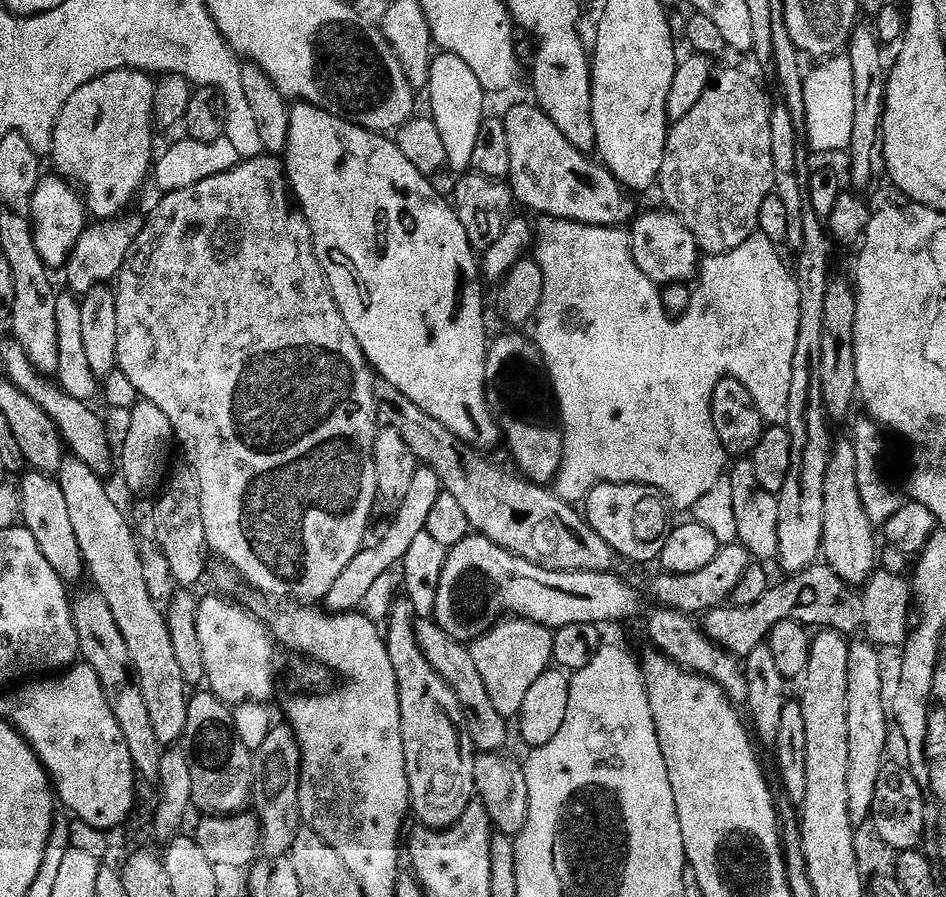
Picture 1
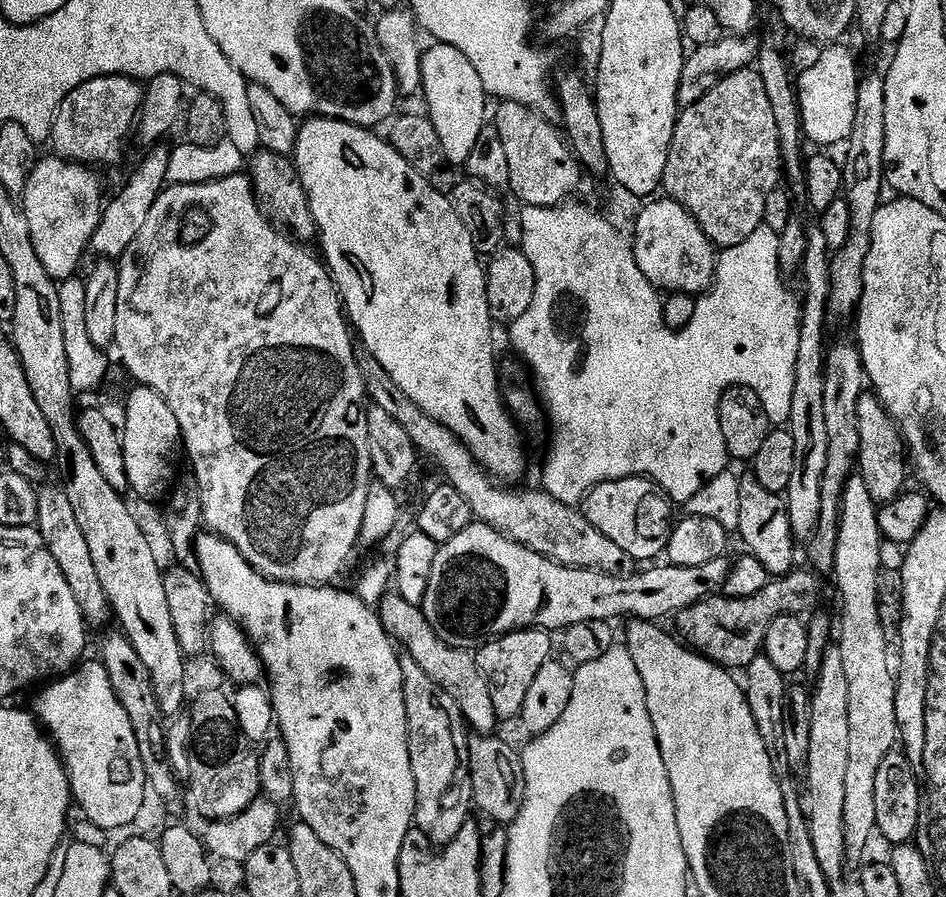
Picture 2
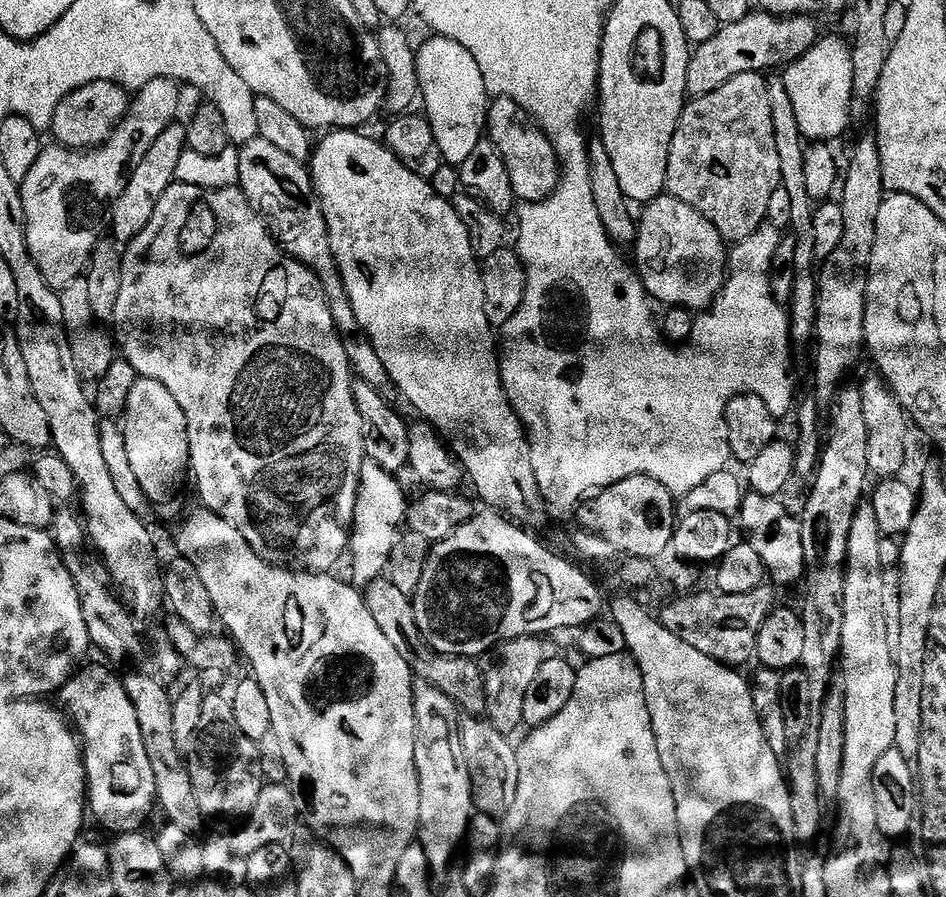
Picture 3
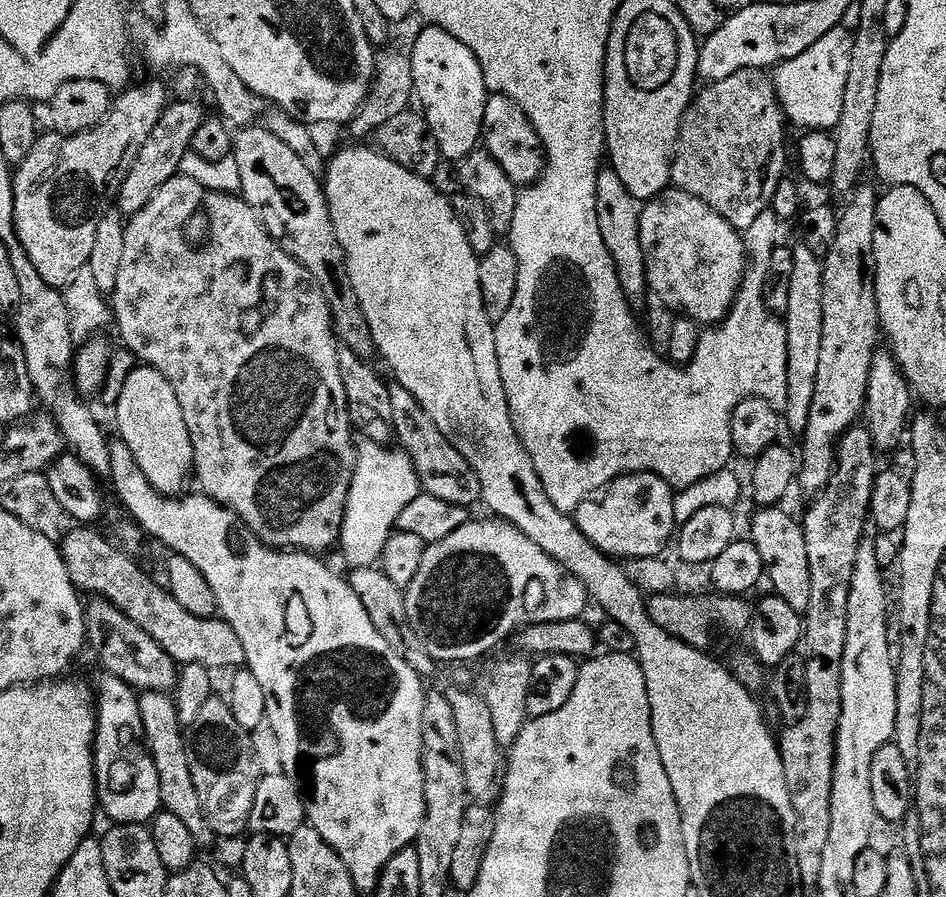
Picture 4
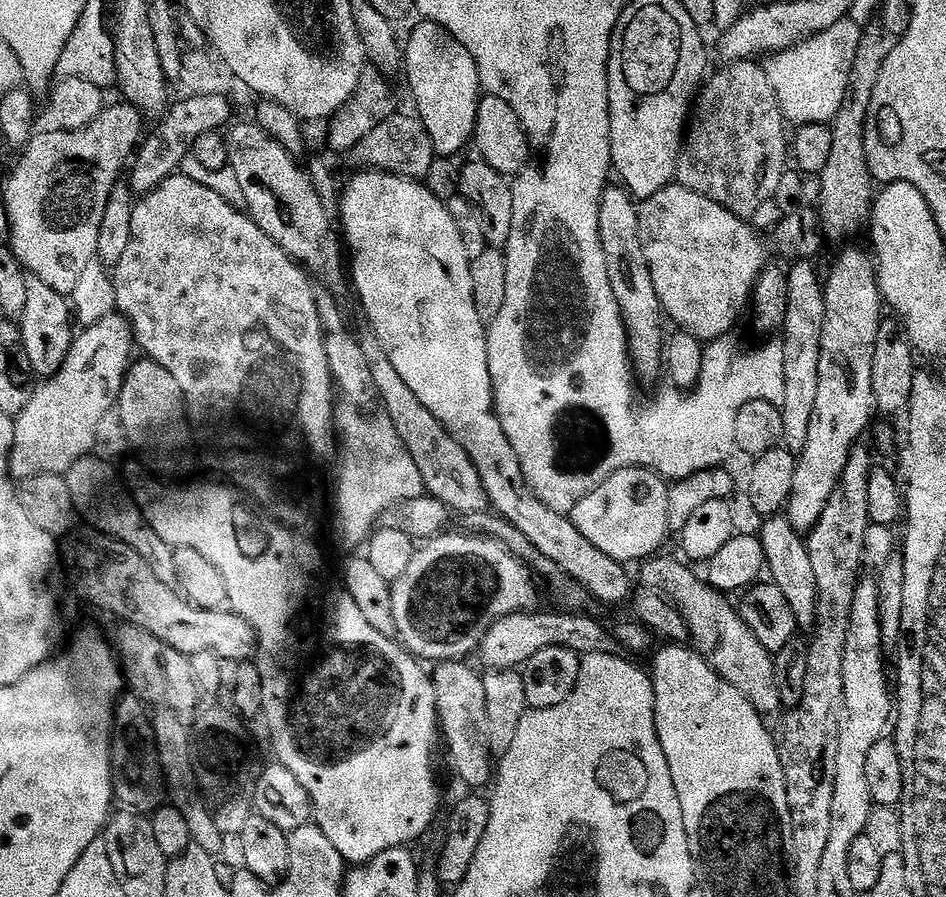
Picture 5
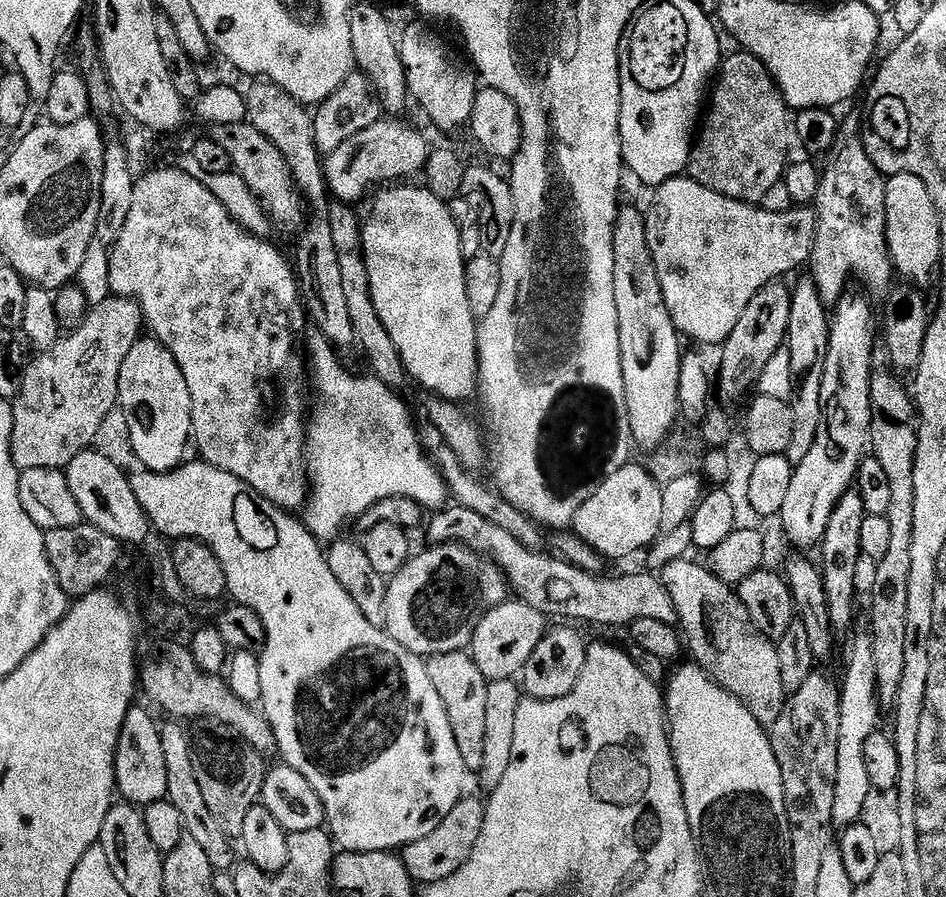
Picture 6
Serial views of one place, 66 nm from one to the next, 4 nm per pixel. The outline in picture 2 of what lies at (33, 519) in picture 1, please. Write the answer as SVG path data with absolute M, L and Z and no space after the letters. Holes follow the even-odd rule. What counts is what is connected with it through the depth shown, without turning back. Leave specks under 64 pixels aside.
M41 487L36 494L38 518L34 525L35 531L40 533L42 542L46 542L54 562L58 562L58 570L62 570L62 578L66 578L66 586L70 586L74 602L78 602L78 610L82 610L85 625L92 630L104 628L108 623L113 623L114 617L106 590L102 590L102 582L98 582L98 570L94 570L94 560L90 558L90 546L82 535L82 526L78 526L74 506L70 506L70 498L64 493L63 487L48 487Z

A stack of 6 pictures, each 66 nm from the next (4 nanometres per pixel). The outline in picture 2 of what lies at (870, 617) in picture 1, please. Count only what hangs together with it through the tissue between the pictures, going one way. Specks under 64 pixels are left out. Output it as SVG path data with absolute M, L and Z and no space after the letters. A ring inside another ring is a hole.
M793 570L786 576L769 579L767 586L758 590L758 594L750 594L750 598L730 600L723 594L709 596L707 600L676 613L675 631L685 645L691 646L720 667L745 670L756 656L761 655L766 630L770 630L770 622L774 622L774 618L803 617L804 612L811 613L811 608L819 602L821 577L815 571L807 571Z

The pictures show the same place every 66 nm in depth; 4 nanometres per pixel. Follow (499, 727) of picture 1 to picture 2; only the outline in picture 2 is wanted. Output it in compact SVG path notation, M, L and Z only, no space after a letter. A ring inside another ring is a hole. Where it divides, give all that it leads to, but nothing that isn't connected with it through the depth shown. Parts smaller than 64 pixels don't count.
M390 590L380 600L378 615L382 626L393 641L410 658L414 658L414 662L418 662L418 666L422 666L422 670L426 670L426 675L438 682L438 686L442 686L442 690L446 690L450 698L454 698L461 714L464 715L465 725L475 735L493 735L497 731L495 728L496 724L498 725L498 717L494 710L494 702L490 698L490 686L486 686L486 678L482 678L478 670L475 655L466 648L446 646L446 642L442 642L442 638L438 638L438 634L434 634L434 628L426 622L423 607L406 602L406 598L402 598L395 590Z

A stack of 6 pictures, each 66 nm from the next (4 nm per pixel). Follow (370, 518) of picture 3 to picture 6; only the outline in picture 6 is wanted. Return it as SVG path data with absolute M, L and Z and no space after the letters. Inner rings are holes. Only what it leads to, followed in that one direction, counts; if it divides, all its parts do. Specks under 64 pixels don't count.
M312 330L308 336L308 352L312 355L312 364L310 360L310 380L316 383L316 413L311 413L310 419L306 424L306 475L310 481L310 499L302 509L302 522L307 526L308 531L321 542L335 542L345 535L344 520L359 521L360 515L374 507L380 500L385 500L391 496L405 496L414 502L421 504L426 510L440 510L449 503L450 493L448 485L444 482L444 477L440 475L435 463L430 459L429 453L426 451L421 433L416 432L416 428L412 425L412 416L408 413L406 405L400 401L401 393L399 391L388 388L381 380L377 380L375 376L368 374L363 380L360 376L351 376L346 369L340 365L337 349L321 332Z

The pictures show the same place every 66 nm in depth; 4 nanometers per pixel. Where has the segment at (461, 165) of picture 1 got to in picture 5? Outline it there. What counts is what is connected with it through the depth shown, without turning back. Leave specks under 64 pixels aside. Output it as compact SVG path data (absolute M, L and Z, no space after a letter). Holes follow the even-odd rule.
M423 19L404 44L404 75L408 80L418 118L431 135L439 157L455 157L475 137L477 106L482 89L477 64L470 52L437 23Z

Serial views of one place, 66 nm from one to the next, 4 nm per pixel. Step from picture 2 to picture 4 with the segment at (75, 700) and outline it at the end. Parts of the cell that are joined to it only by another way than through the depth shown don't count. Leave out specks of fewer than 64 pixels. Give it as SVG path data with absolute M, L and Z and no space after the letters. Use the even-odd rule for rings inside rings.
M101 671L100 677L94 680L94 696L96 699L96 799L99 807L112 819L113 825L143 824L147 825L162 810L162 790L158 782L158 766L154 766L154 758L148 753L148 743L144 741L142 726L142 710L140 698L135 688L131 688L122 678L114 678L114 674Z

